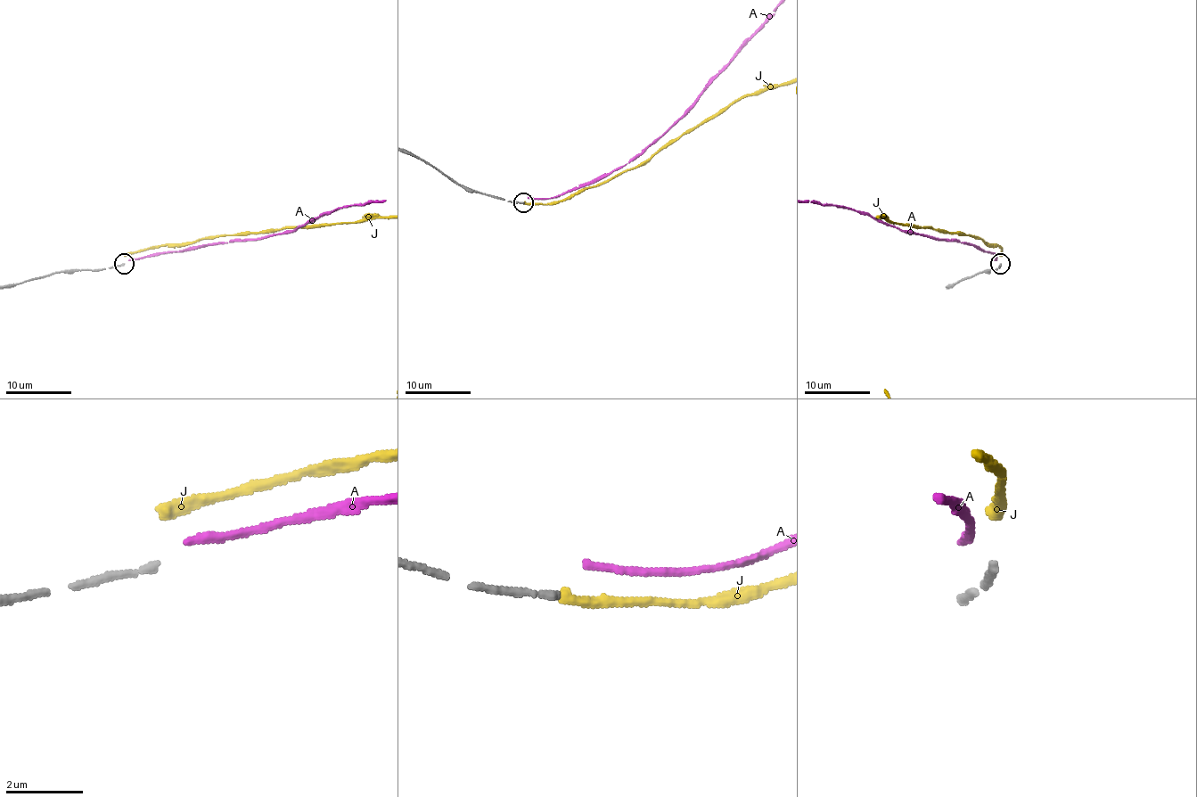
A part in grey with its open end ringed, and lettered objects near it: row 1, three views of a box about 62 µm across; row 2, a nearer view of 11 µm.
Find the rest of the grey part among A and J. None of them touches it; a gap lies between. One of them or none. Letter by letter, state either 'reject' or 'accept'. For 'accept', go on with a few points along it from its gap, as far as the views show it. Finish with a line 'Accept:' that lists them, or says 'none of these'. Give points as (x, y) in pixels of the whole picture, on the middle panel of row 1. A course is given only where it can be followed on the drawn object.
A: reject
J: reject
Accept: none of these

